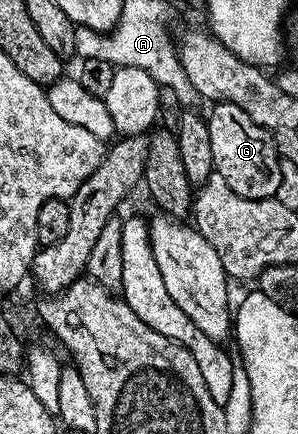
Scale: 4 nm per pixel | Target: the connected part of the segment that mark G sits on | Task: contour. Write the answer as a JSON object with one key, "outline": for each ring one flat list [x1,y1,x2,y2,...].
{"outline":[[221,102,215,103,208,112,206,125,212,138,212,158,214,171,236,190,238,196,253,200,268,200,276,194,276,186,280,186,280,162,278,148,273,138,266,133,240,106,232,106]]}

